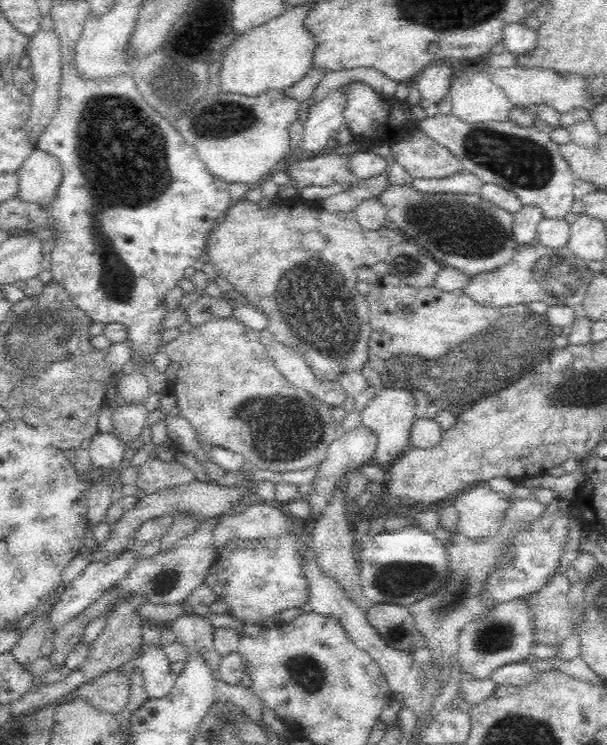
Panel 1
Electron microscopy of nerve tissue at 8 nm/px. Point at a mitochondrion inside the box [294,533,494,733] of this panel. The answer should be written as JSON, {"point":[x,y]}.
{"point":[402,580]}

